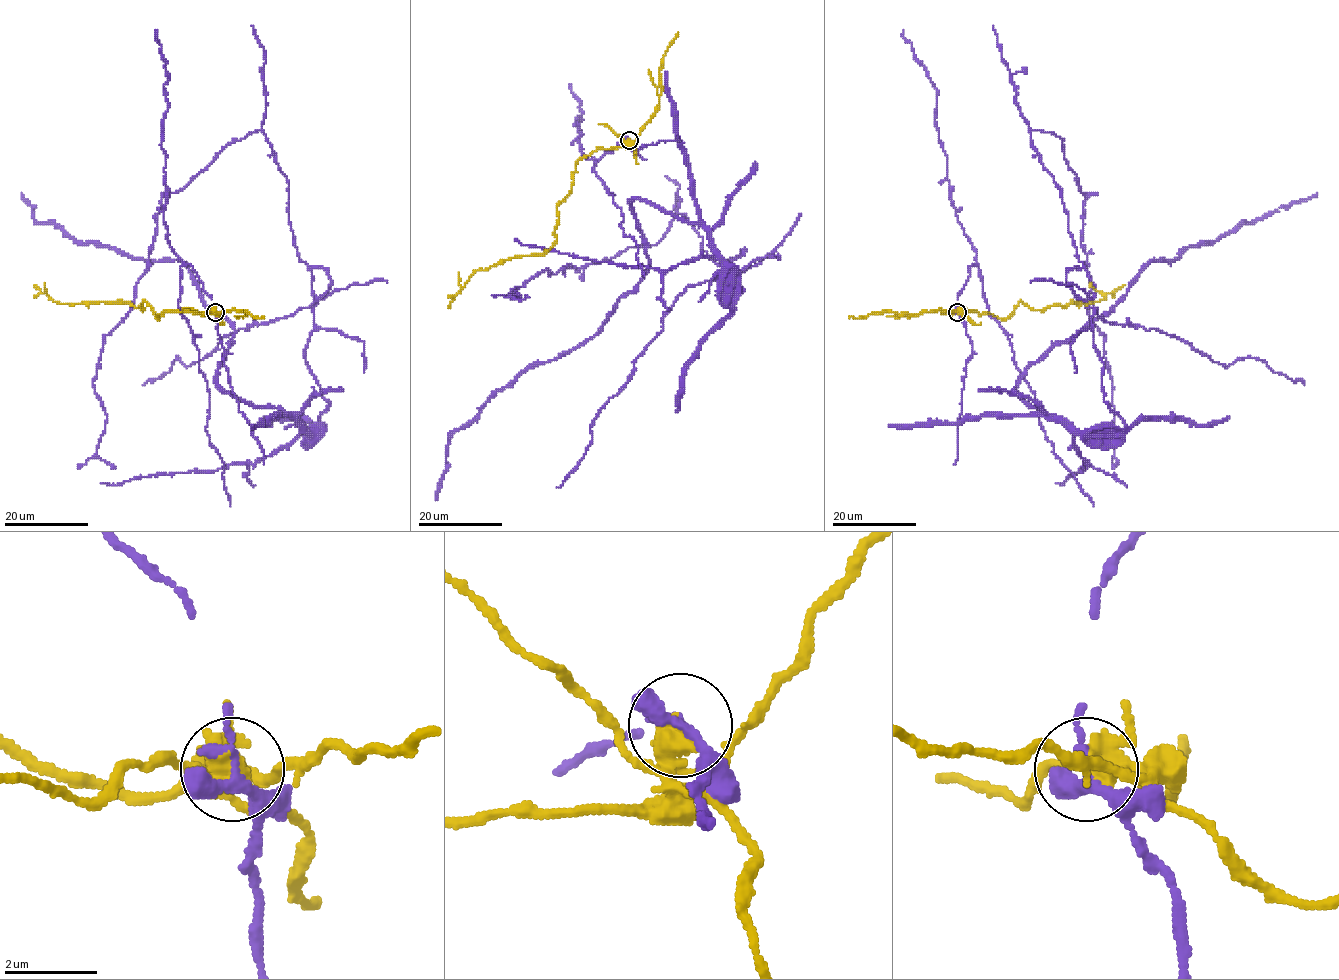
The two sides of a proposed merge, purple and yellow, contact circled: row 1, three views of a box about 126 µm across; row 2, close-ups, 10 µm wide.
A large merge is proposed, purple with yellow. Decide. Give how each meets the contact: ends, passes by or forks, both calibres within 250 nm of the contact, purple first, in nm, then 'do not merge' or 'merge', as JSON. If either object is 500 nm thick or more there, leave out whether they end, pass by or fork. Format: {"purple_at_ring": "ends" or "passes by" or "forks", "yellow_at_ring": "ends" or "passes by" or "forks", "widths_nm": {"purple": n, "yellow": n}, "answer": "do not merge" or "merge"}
{"purple_at_ring": "forks", "yellow_at_ring": "forks", "widths_nm": {"purple": 240, "yellow": 300}, "answer": "do not merge"}

